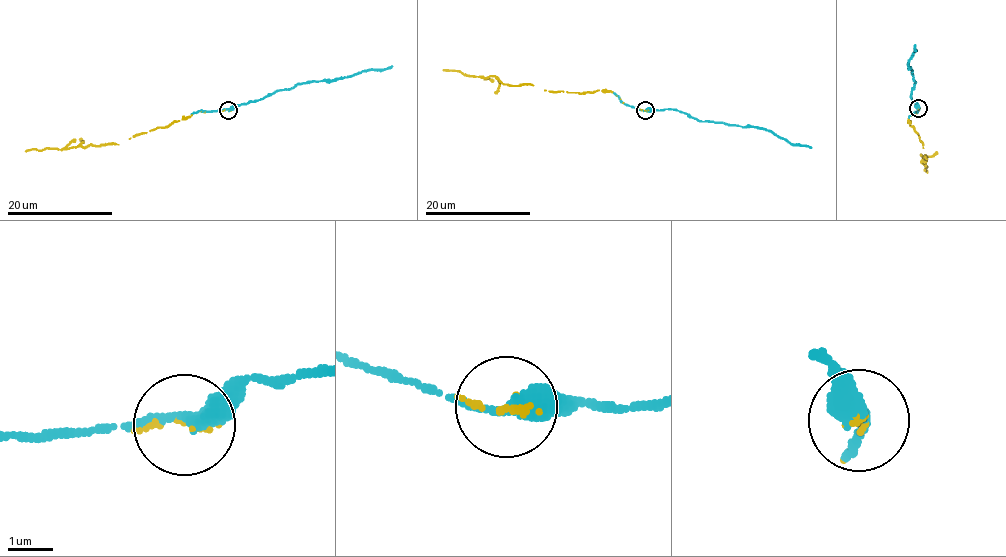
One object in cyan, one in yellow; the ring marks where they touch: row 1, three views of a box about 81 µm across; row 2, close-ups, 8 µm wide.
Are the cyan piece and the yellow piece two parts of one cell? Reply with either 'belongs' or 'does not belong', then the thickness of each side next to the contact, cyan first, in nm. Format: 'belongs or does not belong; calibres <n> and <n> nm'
belongs; calibres 360 and 120 nm

